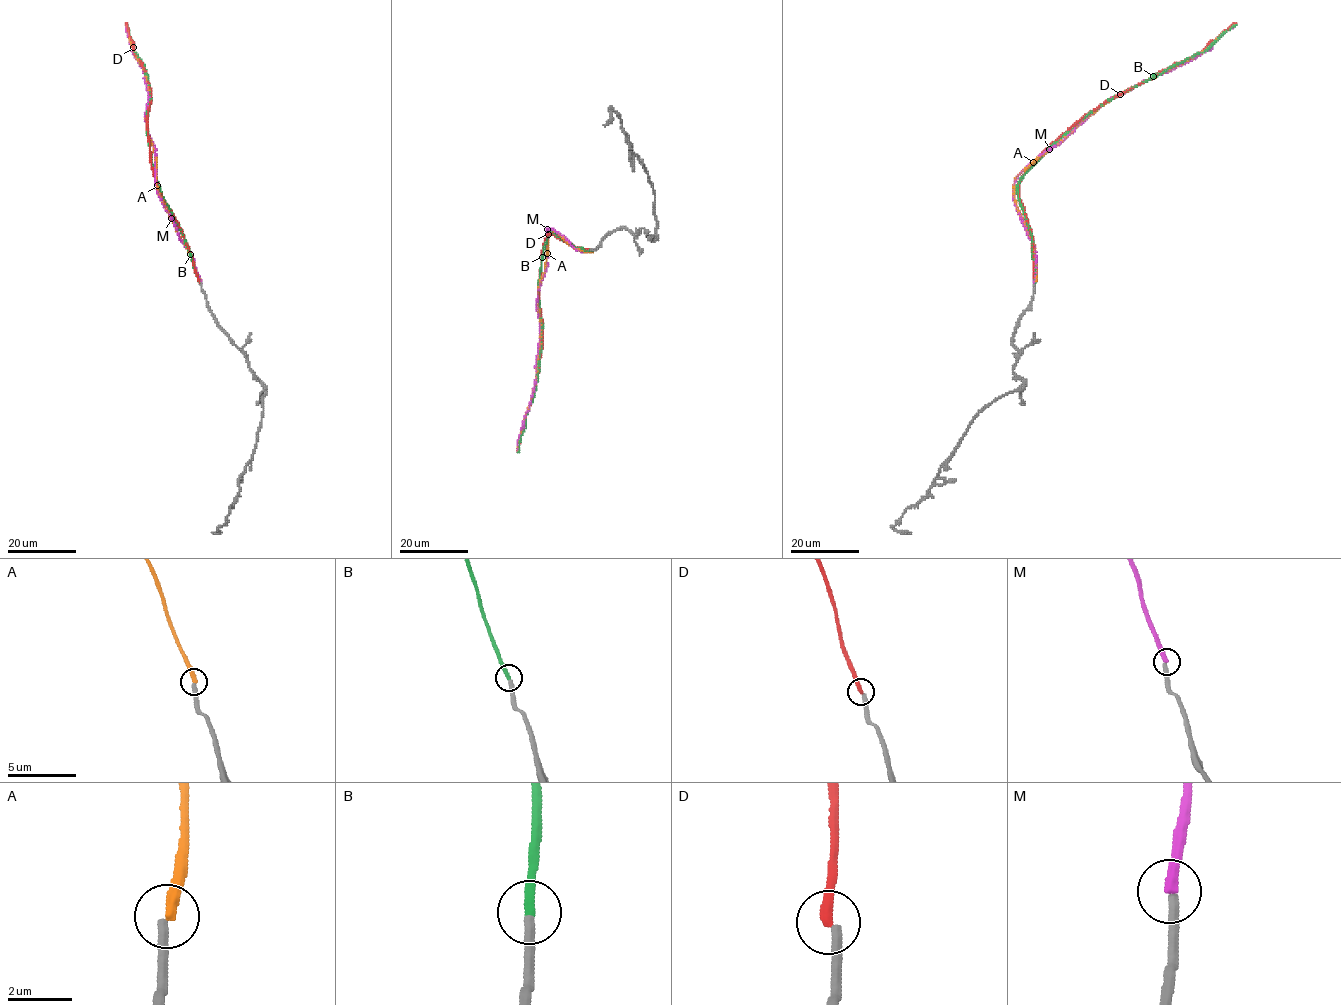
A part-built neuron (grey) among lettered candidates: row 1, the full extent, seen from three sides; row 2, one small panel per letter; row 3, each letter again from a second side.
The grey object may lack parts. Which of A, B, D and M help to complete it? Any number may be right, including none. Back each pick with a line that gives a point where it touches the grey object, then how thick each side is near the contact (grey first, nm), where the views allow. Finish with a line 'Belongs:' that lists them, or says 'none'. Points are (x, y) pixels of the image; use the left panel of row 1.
B: Touches grey at (200, 282). Thickness 300 nm (grey) against 280 nm
Belongs: B

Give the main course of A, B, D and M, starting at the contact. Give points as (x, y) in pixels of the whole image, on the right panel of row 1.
A: (1034, 282), (1034, 243), (1015, 201), (1015, 179), (1105, 103), (1194, 58), (1236, 23)
B: (1034, 282), (1031, 233), (1017, 193), (1023, 174), (1089, 113), (1204, 52), (1236, 24)
D: (1034, 282), (1033, 237), (1019, 196), (1019, 182), (1025, 171), (1086, 114), (1194, 57), (1236, 23)
M: (1034, 282), (1035, 249), (1014, 201), (1015, 179), (1110, 99), (1187, 63), (1204, 52), (1236, 24)

